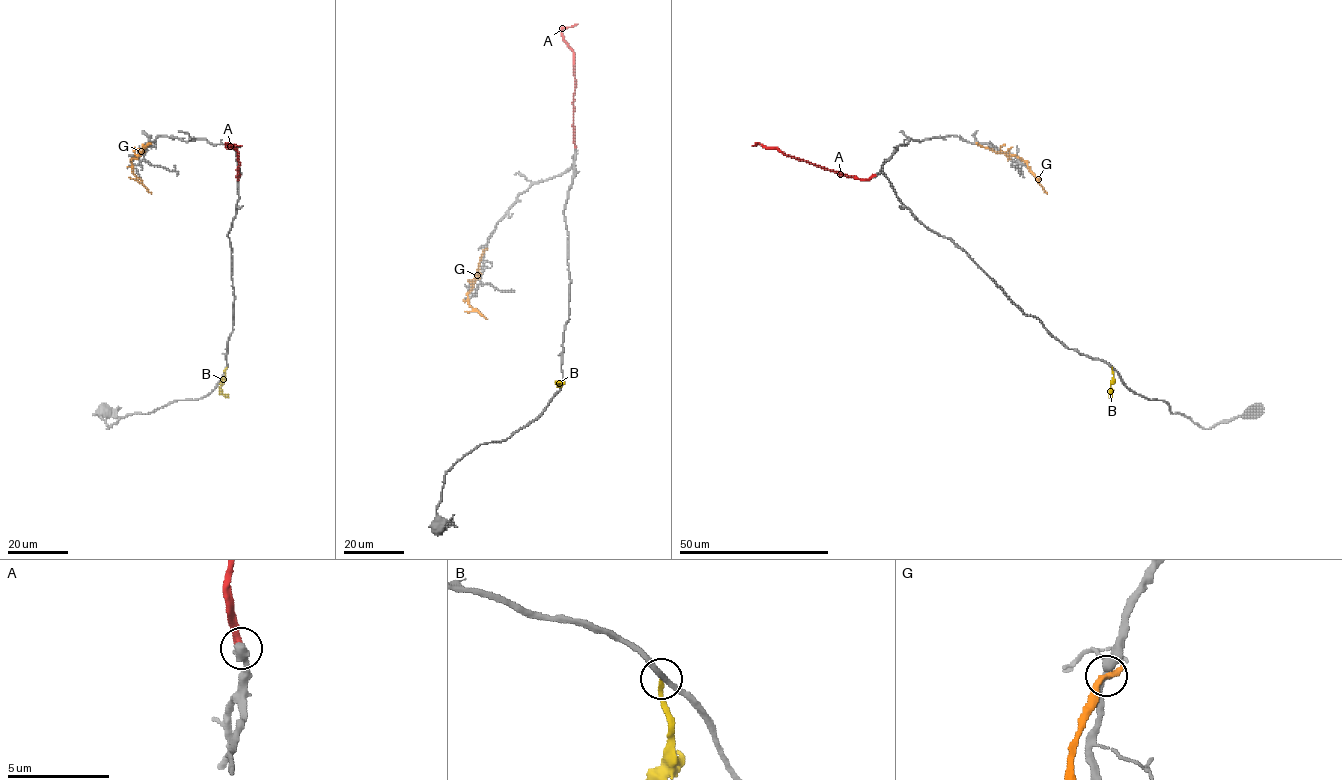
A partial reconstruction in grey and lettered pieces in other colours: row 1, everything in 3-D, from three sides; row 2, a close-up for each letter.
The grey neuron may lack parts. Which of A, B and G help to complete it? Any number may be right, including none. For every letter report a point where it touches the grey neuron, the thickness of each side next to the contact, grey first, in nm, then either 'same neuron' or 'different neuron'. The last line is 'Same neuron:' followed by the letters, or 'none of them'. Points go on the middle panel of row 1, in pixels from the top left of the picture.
A: (575, 147) | 550/460 nm | same neuron
B: (562, 384) | 280/220 nm | different neuron
G: (485, 249) | 320/400 nm | different neuron
Same neuron: A

